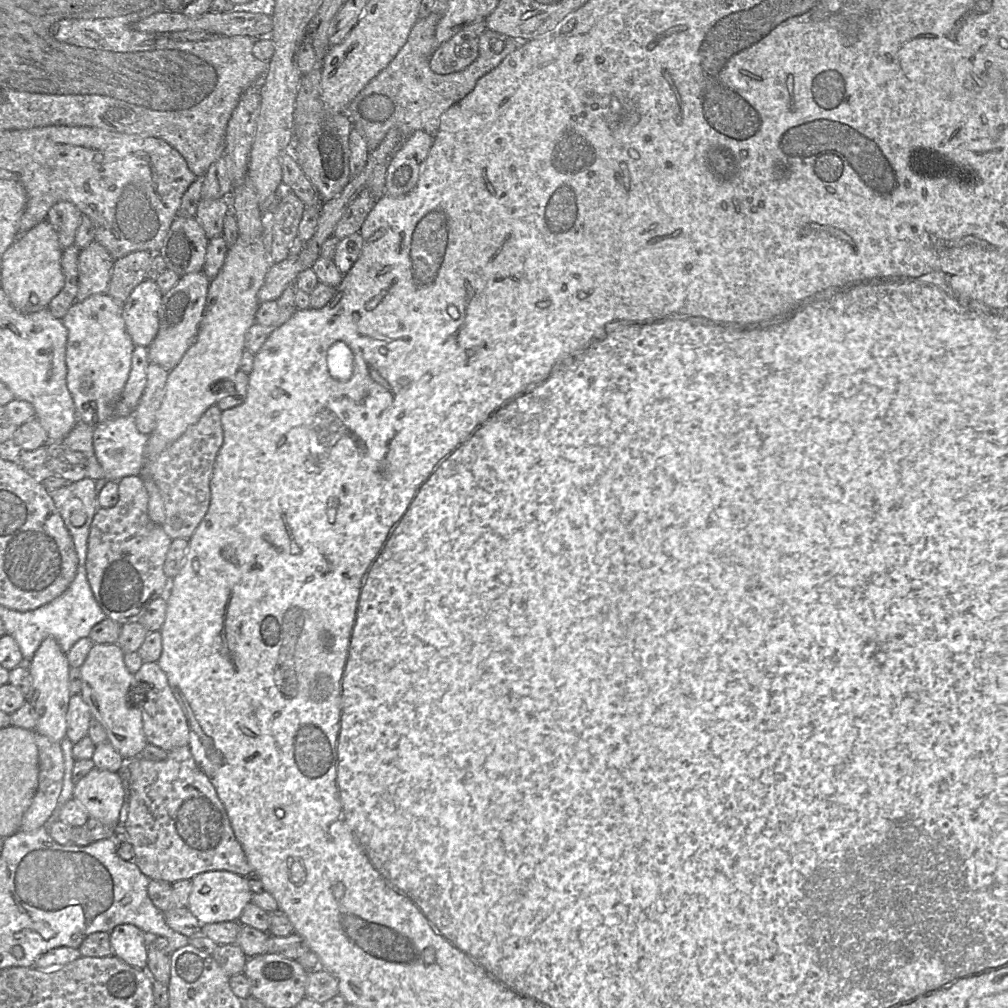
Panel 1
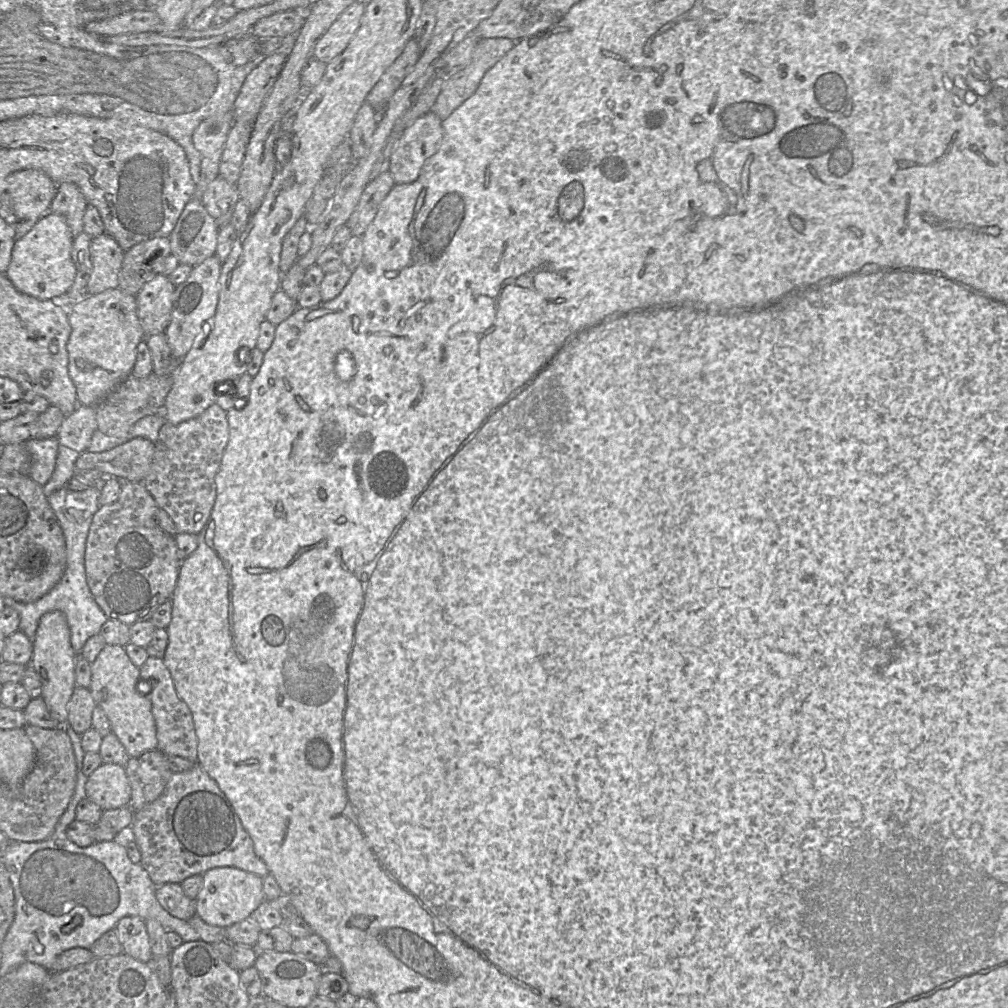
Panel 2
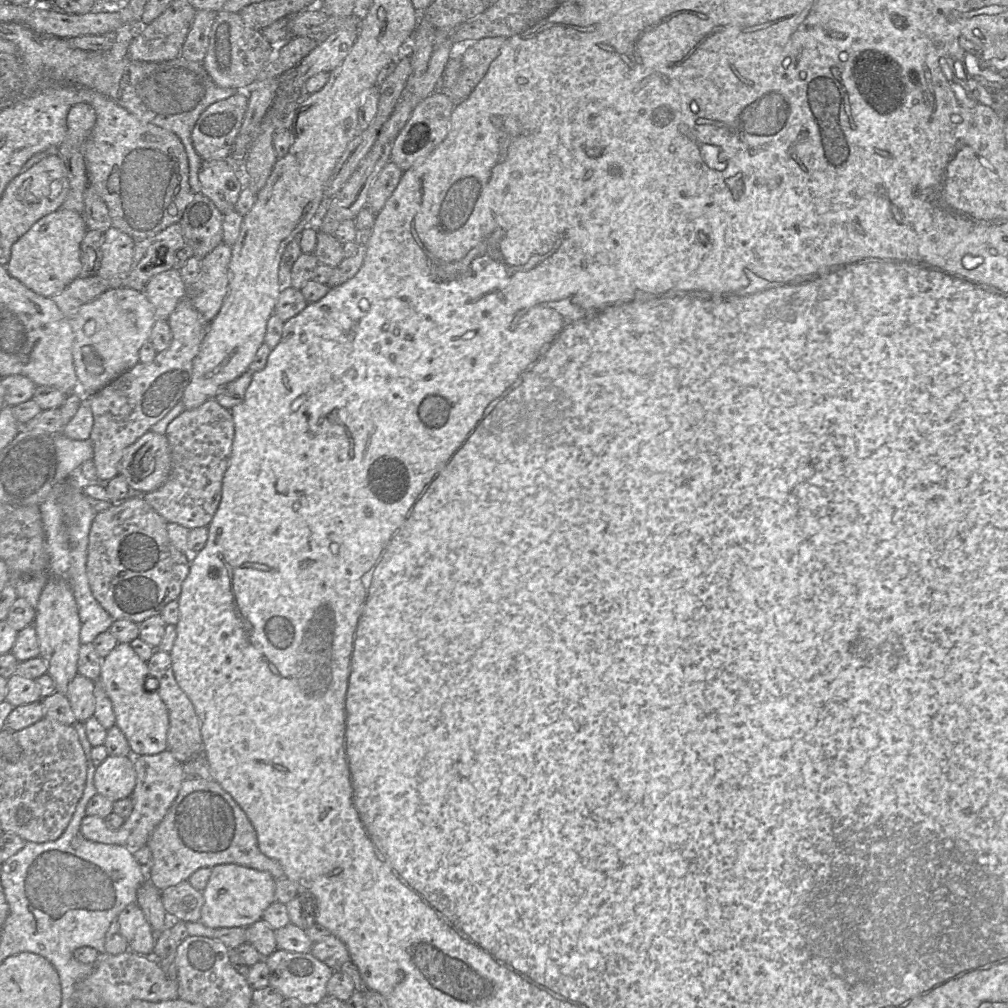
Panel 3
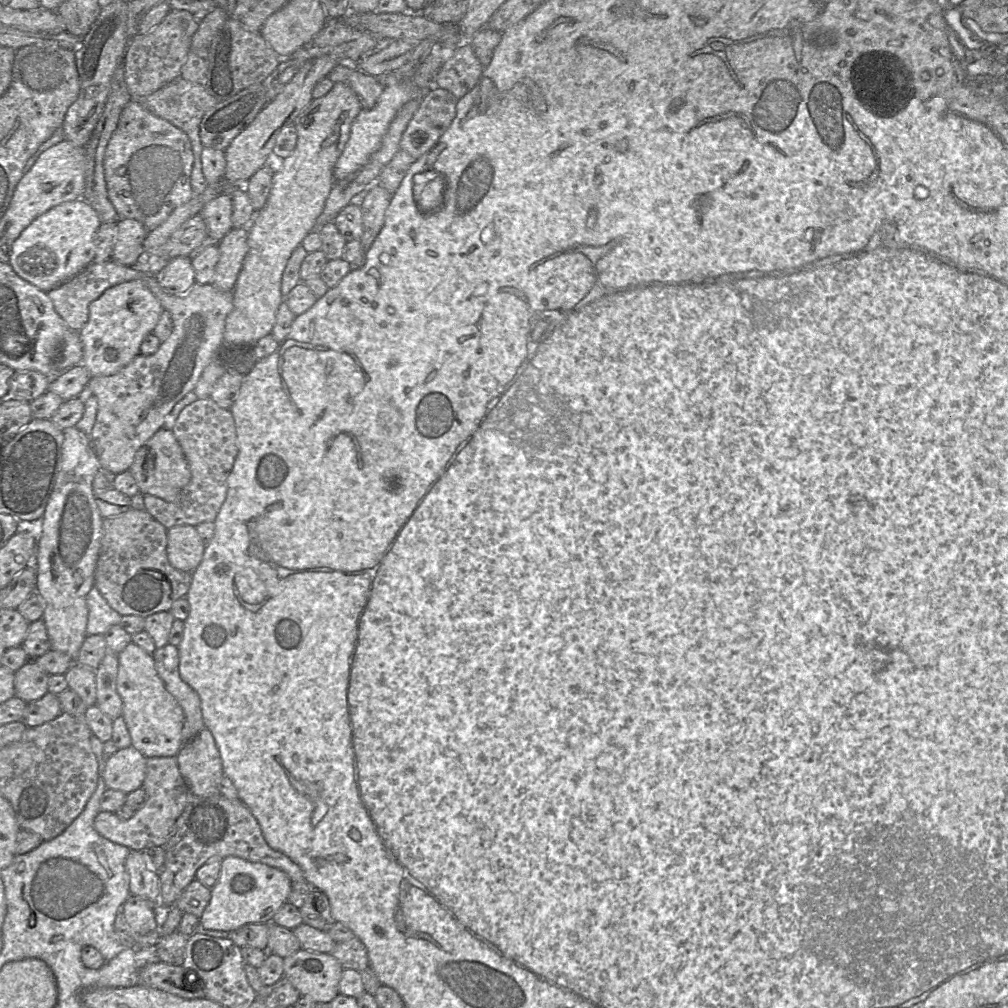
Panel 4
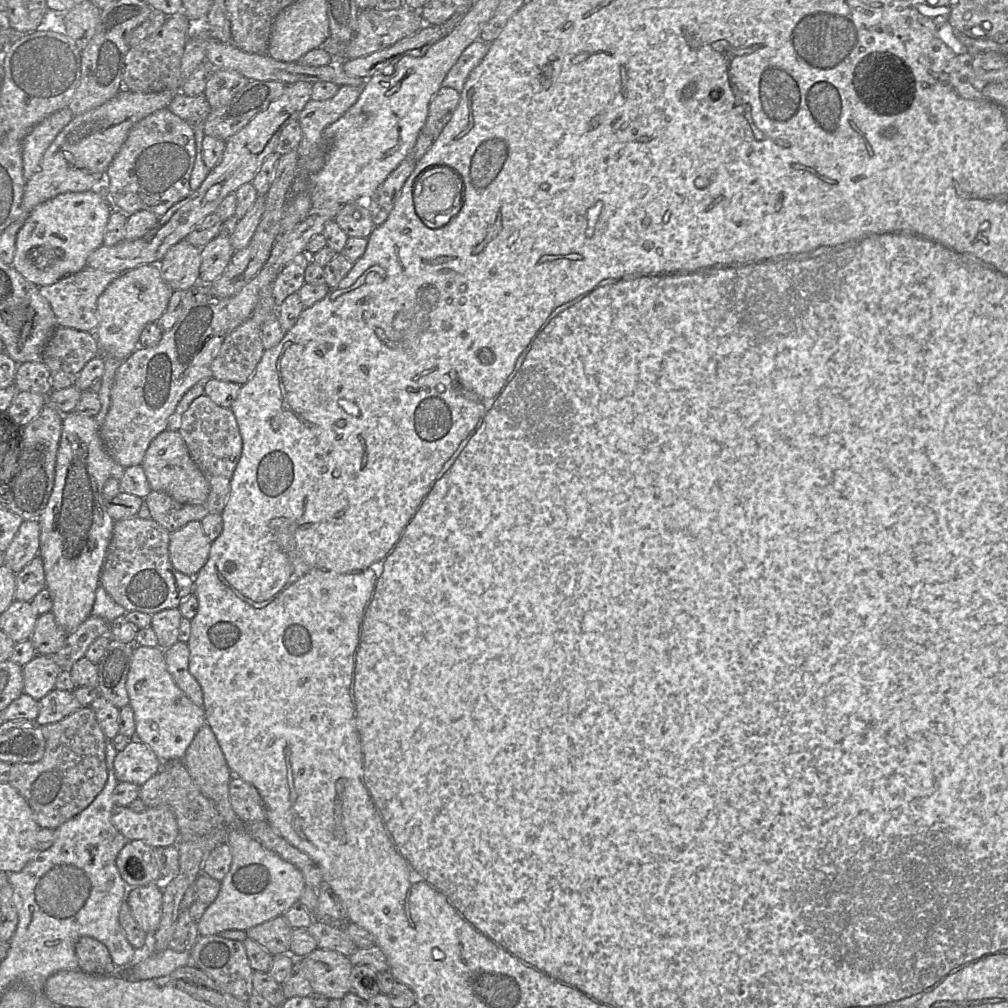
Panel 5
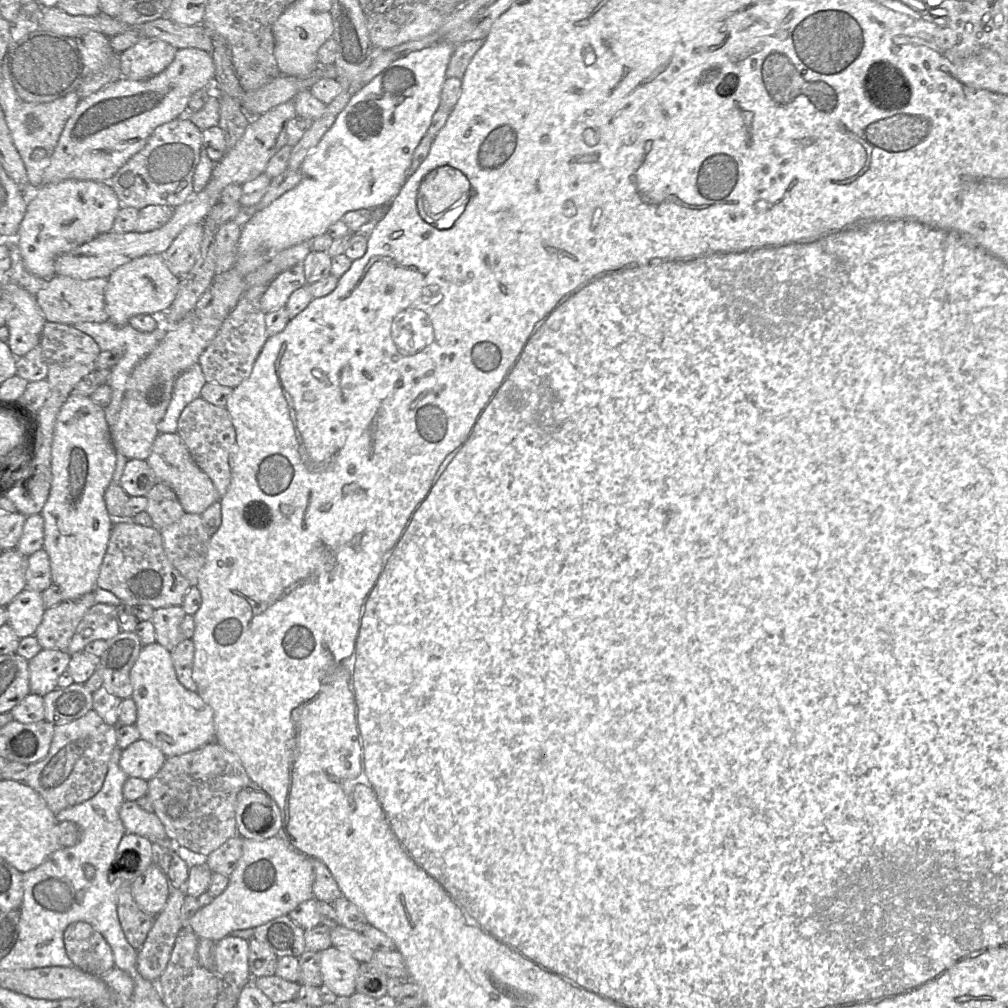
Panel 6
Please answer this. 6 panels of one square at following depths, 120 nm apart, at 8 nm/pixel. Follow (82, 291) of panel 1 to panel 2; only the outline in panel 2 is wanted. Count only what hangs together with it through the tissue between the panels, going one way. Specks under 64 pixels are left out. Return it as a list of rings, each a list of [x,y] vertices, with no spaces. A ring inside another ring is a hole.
[[[106,233],[92,239],[90,245],[92,272],[86,287],[87,295],[119,287],[118,277],[124,253],[116,240]]]

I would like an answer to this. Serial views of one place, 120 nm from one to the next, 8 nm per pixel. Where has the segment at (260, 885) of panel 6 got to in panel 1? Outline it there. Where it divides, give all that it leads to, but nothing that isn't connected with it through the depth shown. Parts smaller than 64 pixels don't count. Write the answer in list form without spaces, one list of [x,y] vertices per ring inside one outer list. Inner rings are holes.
[[[207,871],[194,876],[187,908],[202,923],[238,921],[244,907],[251,903],[253,892],[245,877],[229,871]]]

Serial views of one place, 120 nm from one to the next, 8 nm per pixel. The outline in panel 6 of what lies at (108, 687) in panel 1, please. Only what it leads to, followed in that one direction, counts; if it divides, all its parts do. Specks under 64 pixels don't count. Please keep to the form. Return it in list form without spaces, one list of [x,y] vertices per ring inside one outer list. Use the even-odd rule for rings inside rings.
[[[155,642],[143,646],[130,672],[133,688],[132,698],[137,708],[136,726],[141,739],[158,747],[167,757],[178,756],[196,750],[215,740],[214,712],[197,692],[185,688],[178,680],[172,654],[164,646]]]

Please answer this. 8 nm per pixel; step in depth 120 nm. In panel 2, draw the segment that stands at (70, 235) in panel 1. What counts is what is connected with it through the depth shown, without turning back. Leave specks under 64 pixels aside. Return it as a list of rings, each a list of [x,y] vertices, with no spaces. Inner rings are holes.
[[[70,182],[57,186],[57,193],[48,212],[65,217],[73,238],[83,231],[83,219],[88,203],[80,189]]]

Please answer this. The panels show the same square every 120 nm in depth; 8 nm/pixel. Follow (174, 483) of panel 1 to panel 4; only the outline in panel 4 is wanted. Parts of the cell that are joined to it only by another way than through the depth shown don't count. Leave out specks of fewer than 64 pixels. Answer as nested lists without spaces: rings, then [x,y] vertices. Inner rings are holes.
[[[211,398],[198,399],[186,406],[179,414],[172,429],[188,461],[191,480],[182,489],[174,502],[168,502],[153,495],[144,495],[145,510],[165,528],[177,525],[193,525],[206,521],[214,522],[227,496],[227,479],[238,454],[236,426],[229,409],[223,409]]]

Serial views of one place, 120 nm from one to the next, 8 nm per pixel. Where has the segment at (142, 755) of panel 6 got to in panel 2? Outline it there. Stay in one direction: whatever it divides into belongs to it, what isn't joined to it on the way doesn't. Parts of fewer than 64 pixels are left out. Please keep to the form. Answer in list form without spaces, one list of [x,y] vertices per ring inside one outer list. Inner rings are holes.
[[[103,763],[88,776],[86,798],[103,811],[128,806],[131,800],[131,786],[125,767]]]

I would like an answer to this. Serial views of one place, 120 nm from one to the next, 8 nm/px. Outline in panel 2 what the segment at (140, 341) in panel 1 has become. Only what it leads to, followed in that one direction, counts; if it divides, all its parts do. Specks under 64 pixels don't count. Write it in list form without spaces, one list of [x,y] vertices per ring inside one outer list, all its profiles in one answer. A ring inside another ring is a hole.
[[[156,274],[135,295],[145,337],[163,333],[169,325],[175,288],[167,276]]]

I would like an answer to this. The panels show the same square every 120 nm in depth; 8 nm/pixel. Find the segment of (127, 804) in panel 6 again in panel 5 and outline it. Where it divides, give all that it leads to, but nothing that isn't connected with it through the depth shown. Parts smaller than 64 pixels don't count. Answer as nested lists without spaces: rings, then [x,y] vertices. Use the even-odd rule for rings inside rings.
[[[115,806],[111,820],[129,841],[140,840],[153,848],[173,845],[179,835],[175,814],[167,806],[150,807],[142,813]]]

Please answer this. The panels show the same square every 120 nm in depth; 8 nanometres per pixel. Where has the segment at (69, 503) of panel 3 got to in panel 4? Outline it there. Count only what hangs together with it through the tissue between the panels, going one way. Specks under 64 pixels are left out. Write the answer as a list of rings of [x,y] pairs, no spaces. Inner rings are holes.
[[[93,586],[86,596],[88,607],[87,636],[104,635],[114,625],[119,625],[122,616],[112,609],[99,590]]]

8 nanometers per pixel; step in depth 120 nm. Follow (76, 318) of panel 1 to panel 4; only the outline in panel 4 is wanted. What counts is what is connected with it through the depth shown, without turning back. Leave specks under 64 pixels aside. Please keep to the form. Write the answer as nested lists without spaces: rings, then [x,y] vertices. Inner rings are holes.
[[[141,280],[112,286],[89,305],[89,319],[79,331],[83,364],[91,377],[116,374],[138,354],[144,338],[153,332],[163,307]]]

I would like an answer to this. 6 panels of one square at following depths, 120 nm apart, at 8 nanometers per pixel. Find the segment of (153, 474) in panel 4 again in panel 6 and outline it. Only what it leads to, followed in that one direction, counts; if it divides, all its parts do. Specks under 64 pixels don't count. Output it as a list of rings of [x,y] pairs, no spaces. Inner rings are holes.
[[[160,433],[156,437],[147,462],[159,482],[167,483],[178,496],[186,513],[200,514],[221,496],[209,476],[194,461],[178,433]]]

